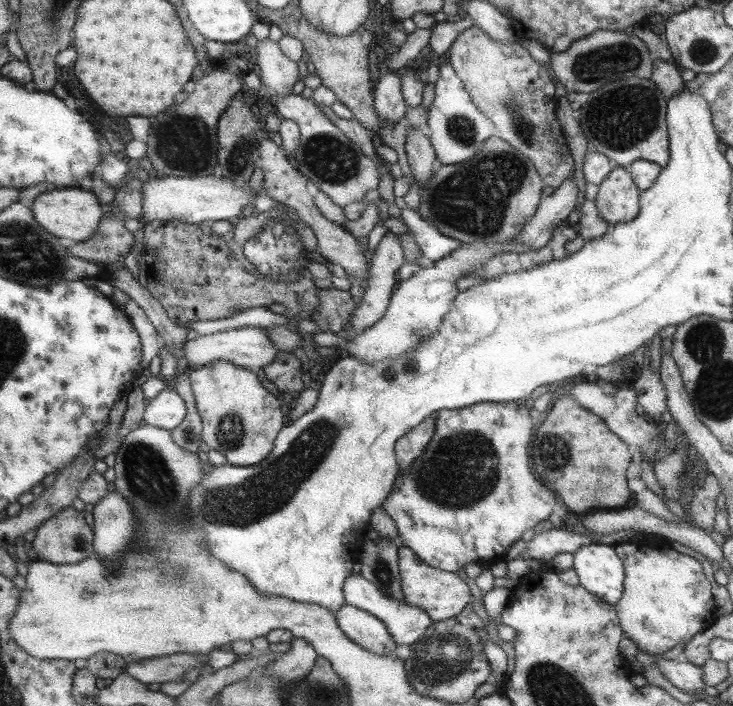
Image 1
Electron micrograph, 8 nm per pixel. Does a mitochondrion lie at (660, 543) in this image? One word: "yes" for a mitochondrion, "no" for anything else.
no

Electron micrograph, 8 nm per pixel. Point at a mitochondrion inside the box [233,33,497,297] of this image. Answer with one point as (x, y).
(325, 155)

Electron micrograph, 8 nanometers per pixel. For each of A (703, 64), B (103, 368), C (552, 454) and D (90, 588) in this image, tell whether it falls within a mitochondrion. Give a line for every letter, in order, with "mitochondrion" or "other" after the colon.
A: other
B: other
C: mitochondrion
D: mitochondrion

